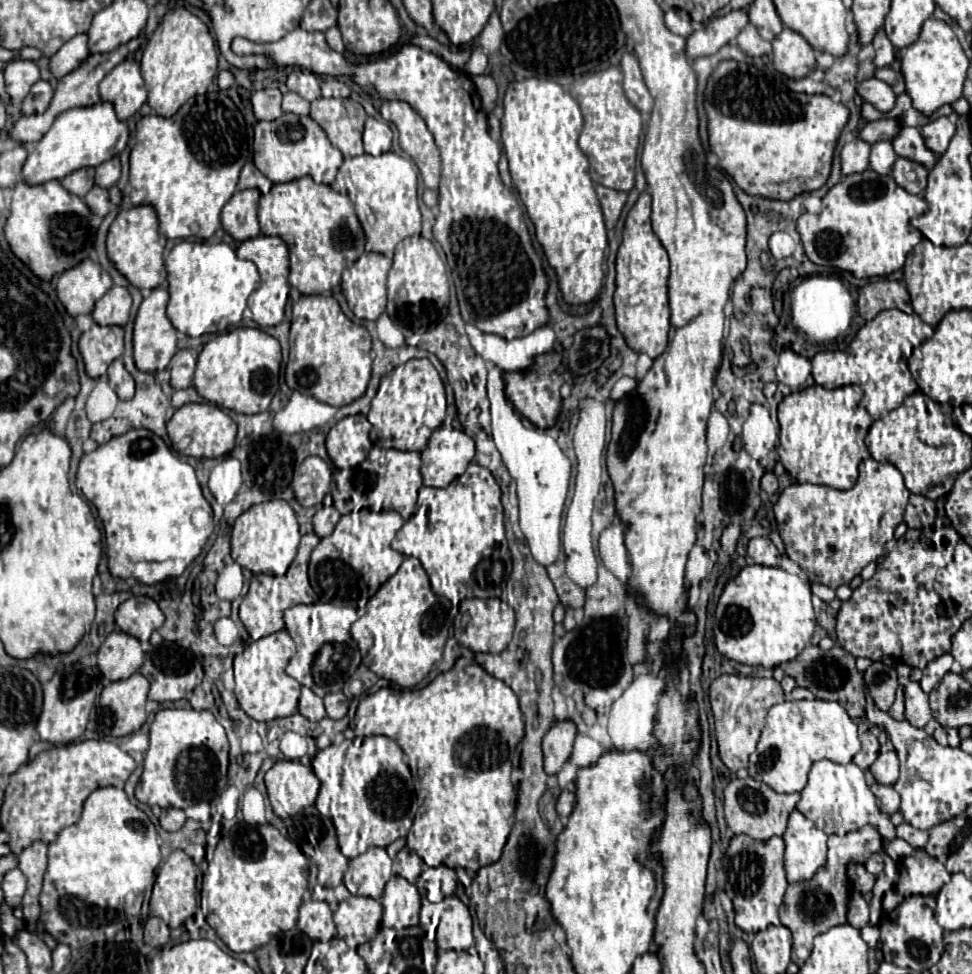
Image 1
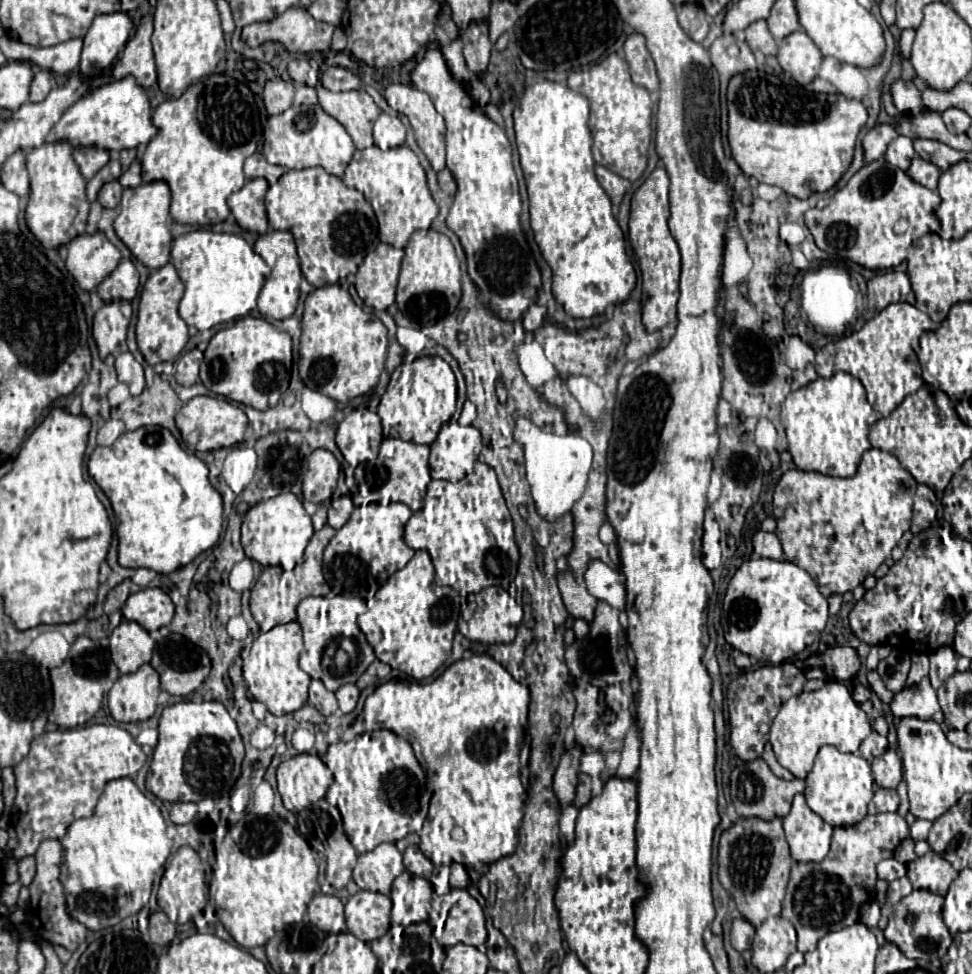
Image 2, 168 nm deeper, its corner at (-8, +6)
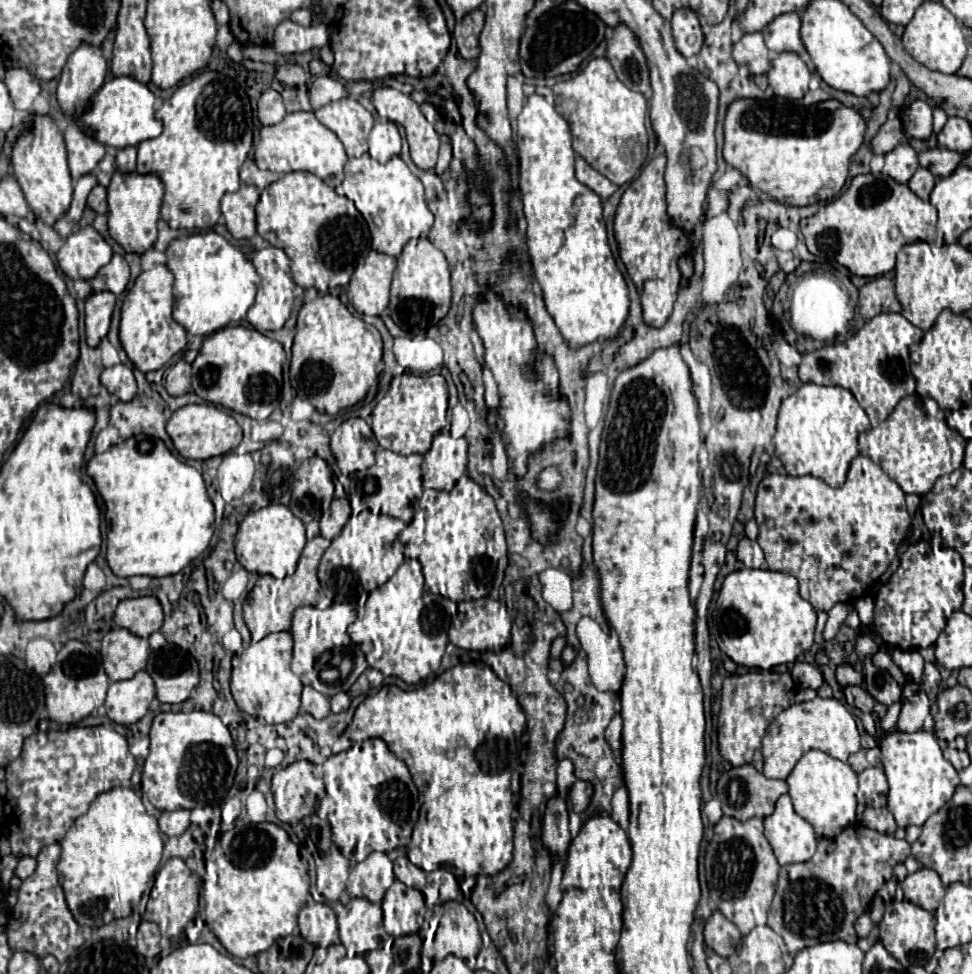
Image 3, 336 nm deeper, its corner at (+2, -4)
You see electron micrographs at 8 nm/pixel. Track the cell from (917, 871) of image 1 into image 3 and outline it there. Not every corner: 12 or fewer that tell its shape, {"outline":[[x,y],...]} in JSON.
{"outline":[[932,868],[908,874],[902,890],[908,902],[936,912],[944,884]]}

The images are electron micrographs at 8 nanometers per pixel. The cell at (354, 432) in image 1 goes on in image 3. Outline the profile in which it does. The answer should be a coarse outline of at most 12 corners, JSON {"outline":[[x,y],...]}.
{"outline":[[348,418],[330,448],[342,474],[374,464],[378,444],[366,420]]}

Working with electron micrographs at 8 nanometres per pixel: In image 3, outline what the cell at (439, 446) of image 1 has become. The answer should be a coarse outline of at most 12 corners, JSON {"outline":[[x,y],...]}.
{"outline":[[436,434],[423,456],[424,489],[452,490],[468,442]]}

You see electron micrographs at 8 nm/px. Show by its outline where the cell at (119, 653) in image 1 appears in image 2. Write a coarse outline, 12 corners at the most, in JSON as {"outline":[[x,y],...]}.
{"outline":[[140,624],[112,630],[110,654],[120,674],[150,662],[154,640]]}

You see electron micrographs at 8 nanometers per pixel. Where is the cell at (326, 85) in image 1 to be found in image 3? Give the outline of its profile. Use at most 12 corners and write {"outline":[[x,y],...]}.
{"outline":[[318,76],[312,82],[312,108],[346,98],[348,90],[340,80]]}

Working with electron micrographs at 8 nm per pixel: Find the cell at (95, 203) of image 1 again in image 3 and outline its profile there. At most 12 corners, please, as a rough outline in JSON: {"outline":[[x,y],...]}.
{"outline":[[96,186],[88,196],[88,206],[106,214],[106,188]]}

